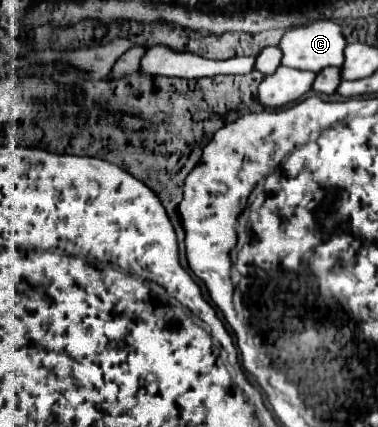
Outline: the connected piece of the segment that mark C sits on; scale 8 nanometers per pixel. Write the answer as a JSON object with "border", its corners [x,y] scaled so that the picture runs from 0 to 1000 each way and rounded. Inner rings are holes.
{"border":[[[873,44],[857,49],[825,49],[815,59],[767,68],[751,77],[741,105],[746,115],[746,152],[757,157],[778,157],[778,162],[799,162],[799,157],[899,157],[910,148],[910,110],[915,110],[915,91],[905,82],[905,63]]]}

